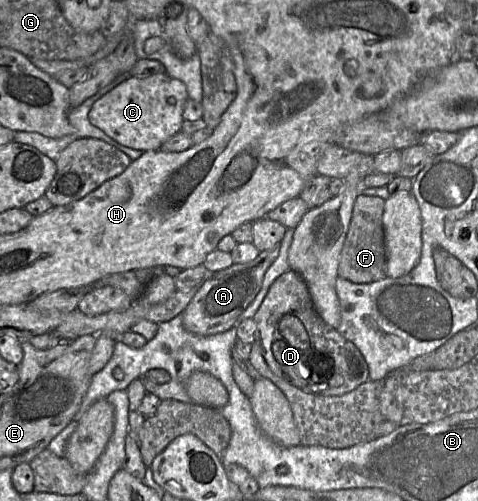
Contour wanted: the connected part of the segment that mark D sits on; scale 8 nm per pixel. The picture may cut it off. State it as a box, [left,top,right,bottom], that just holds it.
[252,270,369,396]

